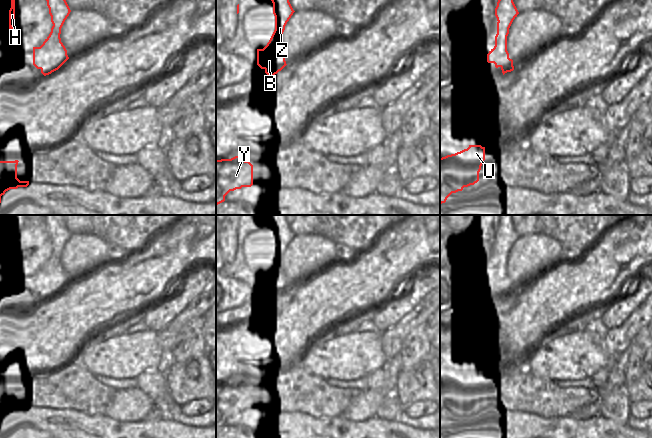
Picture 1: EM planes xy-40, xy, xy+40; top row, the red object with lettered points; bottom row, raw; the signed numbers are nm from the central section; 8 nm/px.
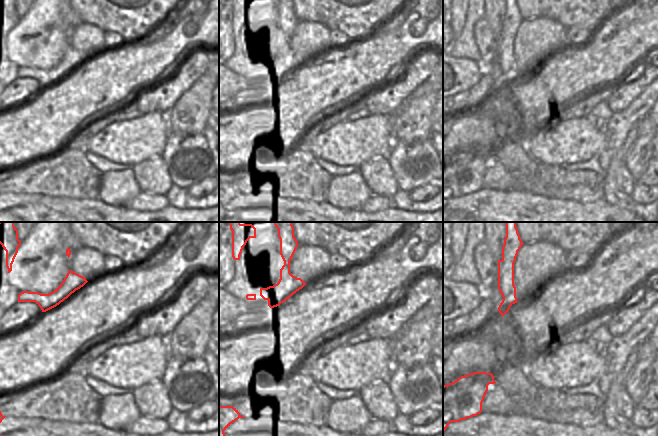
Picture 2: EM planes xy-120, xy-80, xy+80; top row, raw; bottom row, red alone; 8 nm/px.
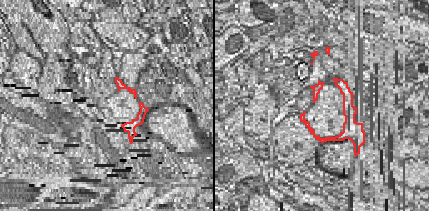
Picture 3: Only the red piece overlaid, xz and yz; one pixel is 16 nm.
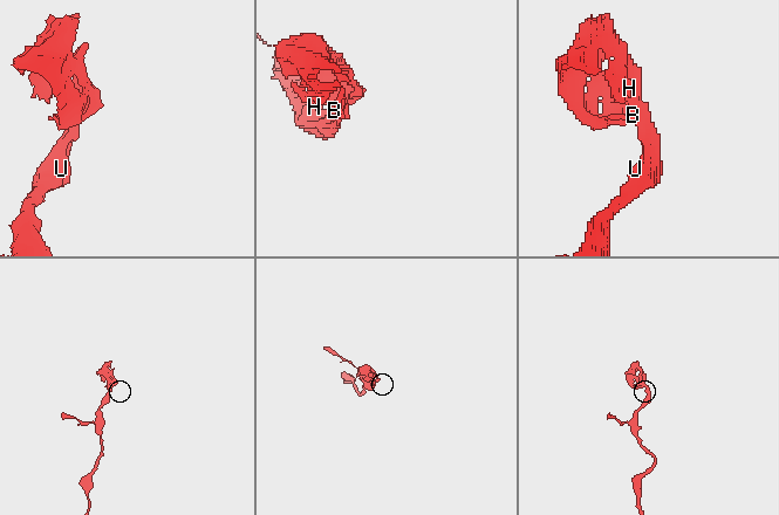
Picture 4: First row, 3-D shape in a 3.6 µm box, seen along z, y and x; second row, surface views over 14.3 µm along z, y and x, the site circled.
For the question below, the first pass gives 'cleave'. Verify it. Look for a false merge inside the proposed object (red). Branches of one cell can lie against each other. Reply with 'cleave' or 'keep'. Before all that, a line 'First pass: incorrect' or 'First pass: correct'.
First pass: correct
cleave

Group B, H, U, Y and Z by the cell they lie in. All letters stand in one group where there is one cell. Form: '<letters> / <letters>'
B H Z / U Y

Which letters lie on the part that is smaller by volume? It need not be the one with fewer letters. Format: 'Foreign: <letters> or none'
Foreign: B, H, Z

